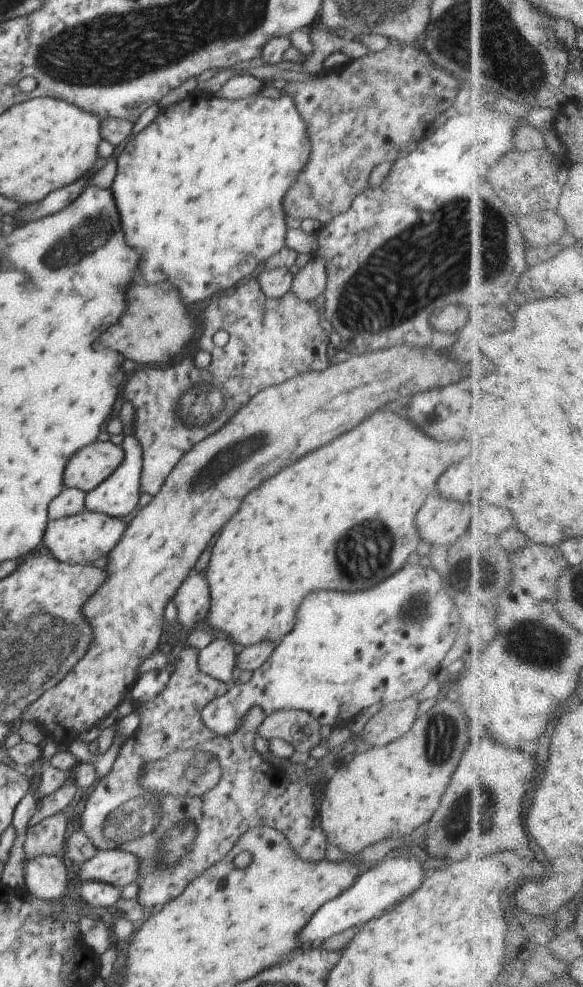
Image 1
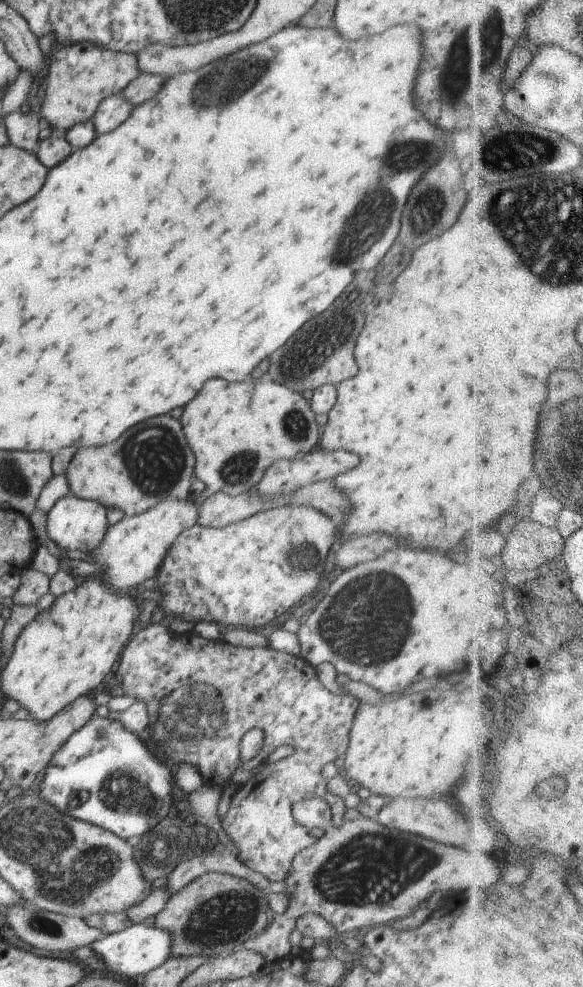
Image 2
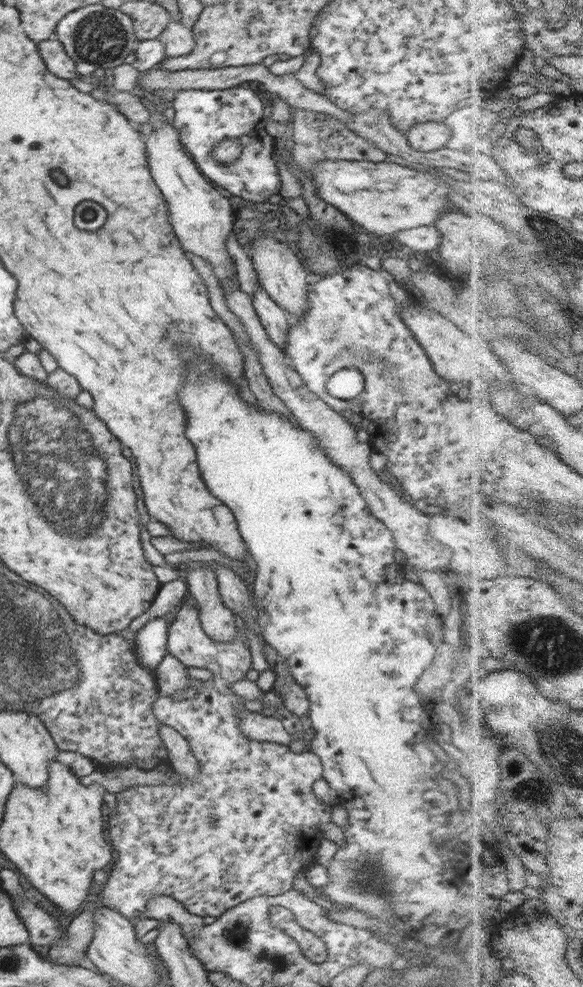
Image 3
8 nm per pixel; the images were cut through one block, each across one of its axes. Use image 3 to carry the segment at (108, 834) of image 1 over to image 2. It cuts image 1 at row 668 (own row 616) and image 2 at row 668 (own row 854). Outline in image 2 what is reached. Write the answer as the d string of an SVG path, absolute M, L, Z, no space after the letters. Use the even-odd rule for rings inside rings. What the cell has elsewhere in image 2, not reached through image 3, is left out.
M154 622L154 624L149 625L147 629L143 629L138 632L138 634L132 635L131 639L128 641L128 646L122 650L122 654L120 654L119 657L120 662L117 663L117 668L114 669L115 677L108 685L108 689L105 691L106 695L103 699L109 699L111 696L132 696L134 700L144 702L148 709L150 719L148 728L152 730L151 735L153 740L150 740L150 744L154 744L155 741L166 747L167 758L169 759L170 756L172 756L170 759L175 760L178 764L193 764L194 768L198 769L202 781L205 784L214 784L214 786L226 784L238 768L238 763L240 762L239 746L242 736L244 736L248 730L252 730L252 728L256 726L262 728L262 732L264 732L264 746L262 746L262 750L260 750L260 754L256 757L254 763L248 767L251 774L250 779L242 783L236 791L236 794L232 796L226 816L224 816L218 825L220 829L228 834L228 838L232 840L232 844L238 848L237 857L248 866L248 868L254 870L255 873L263 874L268 882L282 882L288 875L288 872L290 872L290 866L292 866L292 861L298 852L308 848L324 836L326 830L316 830L317 828L308 830L304 828L304 826L300 826L300 824L292 818L292 806L297 801L303 800L304 798L312 798L312 796L318 796L318 798L326 800L326 802L332 806L332 810L334 810L334 826L342 826L345 823L344 813L347 808L344 806L344 799L333 795L327 789L327 780L322 777L322 767L328 764L328 762L334 762L336 758L340 758L342 754L344 755L346 753L348 749L348 736L350 734L350 728L352 728L352 720L354 720L354 715L358 710L358 706L360 706L360 702L353 696L330 692L318 679L314 665L310 665L308 661L302 660L300 656L293 656L292 654L286 654L286 652L276 652L276 650L270 647L256 648L234 646L218 639L205 639L195 632L191 633L190 636L177 635L168 630L166 623L163 622L160 622L160 624ZM286 745L294 747L293 754L276 762L268 762L268 756L270 756L276 748Z

